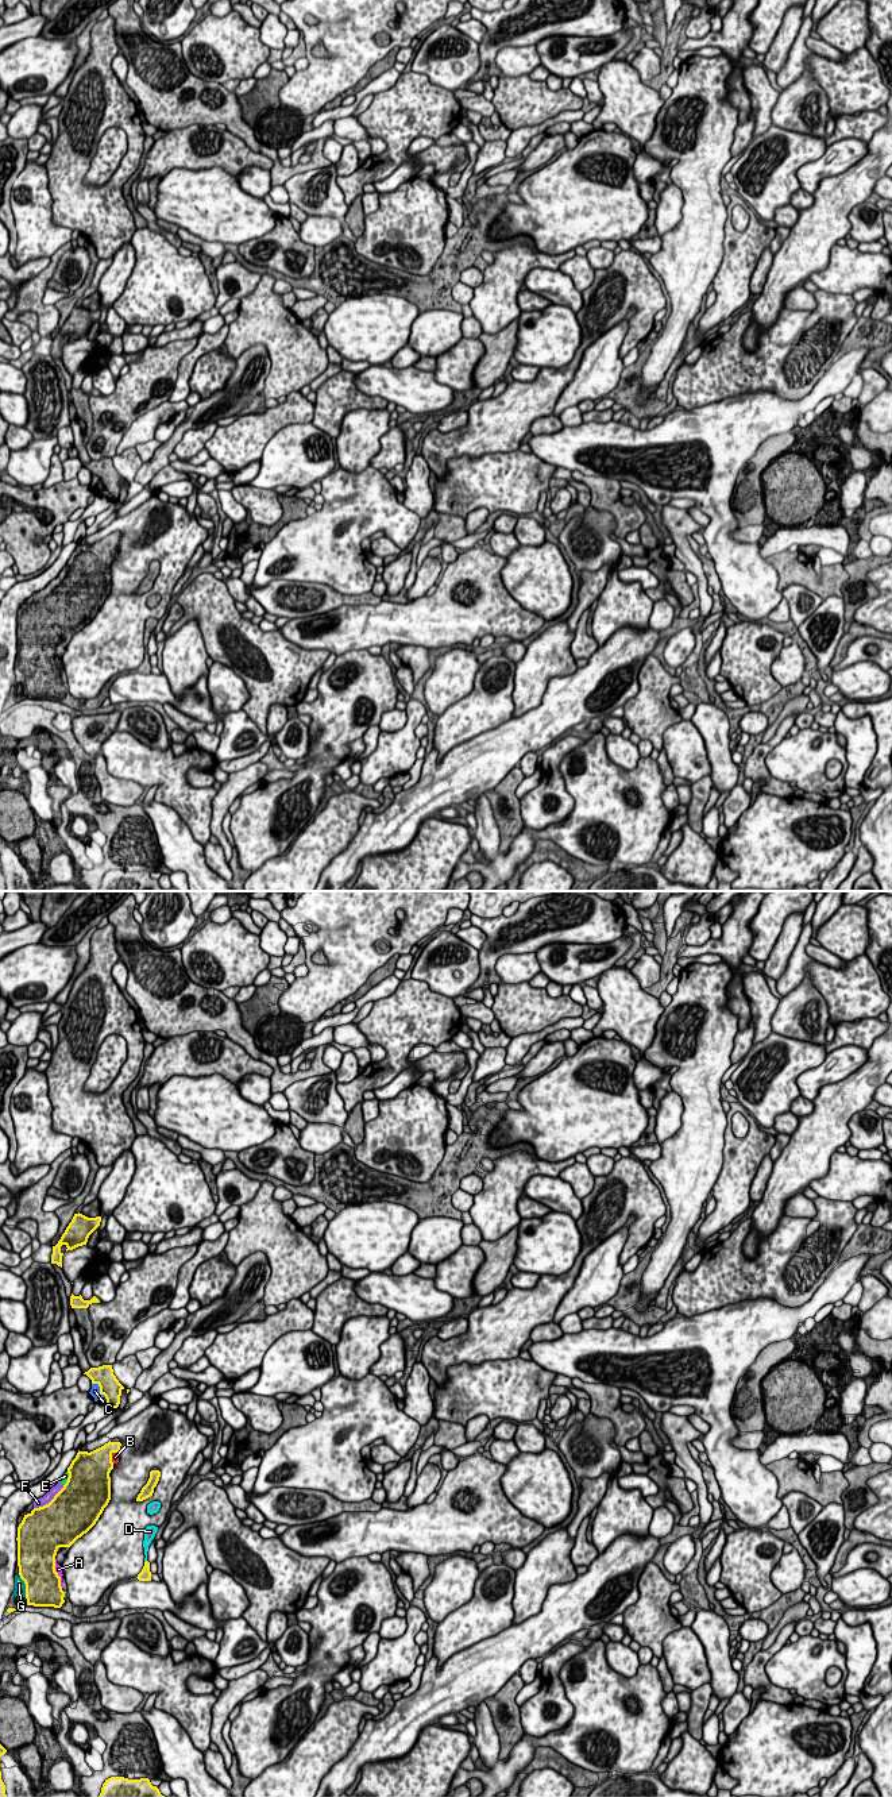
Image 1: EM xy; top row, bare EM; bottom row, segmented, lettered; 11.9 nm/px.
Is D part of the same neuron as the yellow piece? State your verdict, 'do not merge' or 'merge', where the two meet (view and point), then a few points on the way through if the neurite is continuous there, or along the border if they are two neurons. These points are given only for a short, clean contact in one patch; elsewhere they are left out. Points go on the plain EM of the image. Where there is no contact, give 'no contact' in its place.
merge | xy (146, 654)

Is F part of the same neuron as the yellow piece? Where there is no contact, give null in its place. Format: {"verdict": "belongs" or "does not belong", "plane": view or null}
{"verdict": "belongs", "plane": "xy"}

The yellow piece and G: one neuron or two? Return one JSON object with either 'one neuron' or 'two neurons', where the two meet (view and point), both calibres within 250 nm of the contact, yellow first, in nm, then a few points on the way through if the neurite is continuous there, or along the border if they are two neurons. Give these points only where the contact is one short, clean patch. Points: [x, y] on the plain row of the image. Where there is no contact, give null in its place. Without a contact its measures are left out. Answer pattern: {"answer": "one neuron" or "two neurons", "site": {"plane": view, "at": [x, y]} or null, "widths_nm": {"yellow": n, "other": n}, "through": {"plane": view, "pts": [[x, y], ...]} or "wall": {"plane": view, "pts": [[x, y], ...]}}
{"answer": "one neuron", "site": {"plane": "xy", "at": [26, 679]}, "widths_nm": {"yellow": 440, "other": 130}}

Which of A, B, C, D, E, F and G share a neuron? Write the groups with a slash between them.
A B C D E F G

